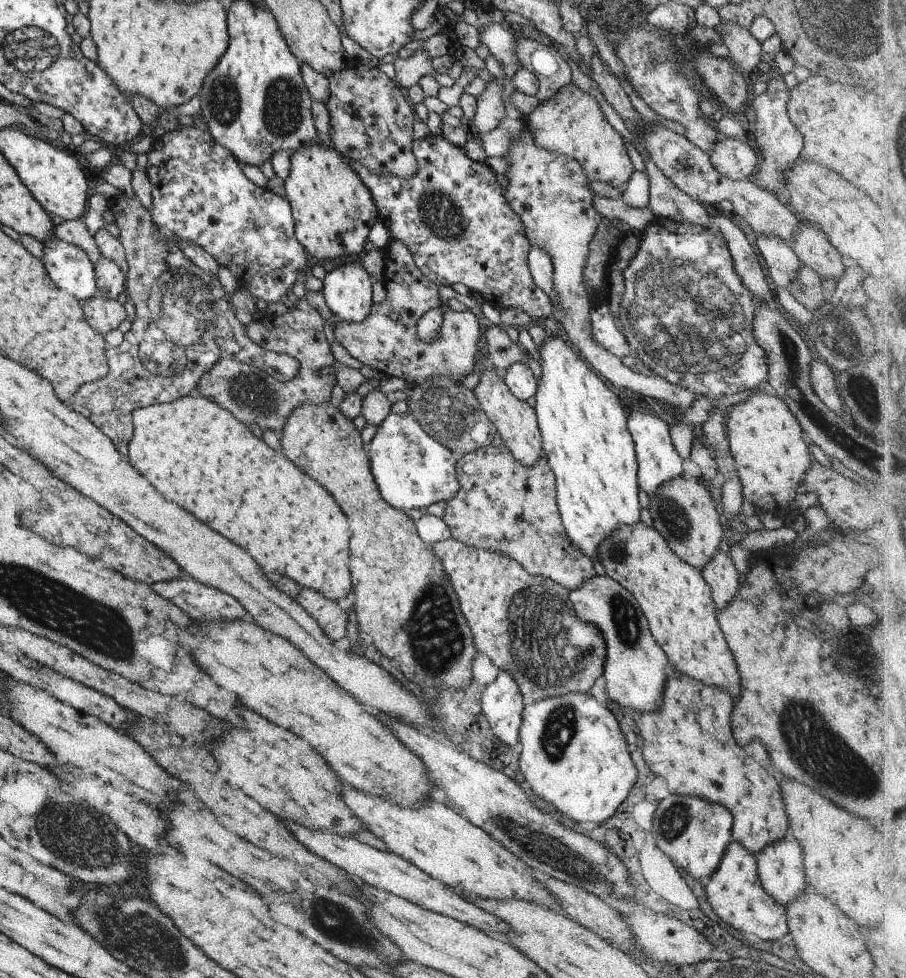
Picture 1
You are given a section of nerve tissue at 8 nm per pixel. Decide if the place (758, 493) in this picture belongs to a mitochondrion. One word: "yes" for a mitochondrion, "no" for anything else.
no

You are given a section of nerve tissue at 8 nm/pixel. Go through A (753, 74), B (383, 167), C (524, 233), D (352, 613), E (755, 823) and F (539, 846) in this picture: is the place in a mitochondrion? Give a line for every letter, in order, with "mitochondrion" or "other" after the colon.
A: other
B: other
C: other
D: other
E: other
F: mitochondrion

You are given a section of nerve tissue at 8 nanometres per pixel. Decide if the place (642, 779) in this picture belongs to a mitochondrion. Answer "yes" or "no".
no

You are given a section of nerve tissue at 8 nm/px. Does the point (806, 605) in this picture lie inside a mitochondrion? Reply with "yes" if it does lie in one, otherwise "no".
no

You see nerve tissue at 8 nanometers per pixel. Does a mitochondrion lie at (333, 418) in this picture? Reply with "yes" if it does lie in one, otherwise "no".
no

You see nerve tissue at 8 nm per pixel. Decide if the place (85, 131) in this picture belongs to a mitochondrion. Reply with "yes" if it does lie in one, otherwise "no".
no

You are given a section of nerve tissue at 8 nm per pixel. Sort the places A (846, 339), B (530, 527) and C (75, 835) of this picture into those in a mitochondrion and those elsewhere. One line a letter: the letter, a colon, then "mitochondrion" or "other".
A: mitochondrion
B: other
C: mitochondrion

